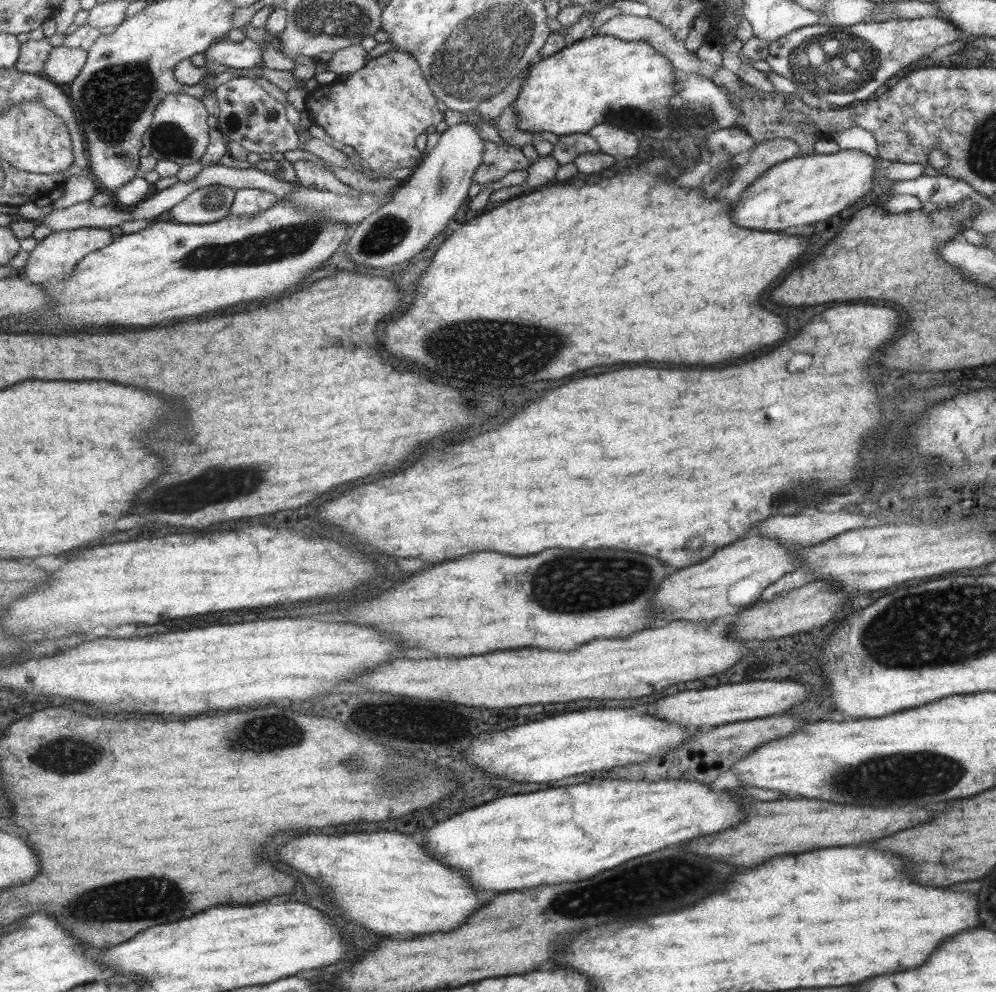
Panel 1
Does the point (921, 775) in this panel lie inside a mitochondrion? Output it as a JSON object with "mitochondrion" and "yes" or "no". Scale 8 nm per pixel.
{"mitochondrion":"yes"}

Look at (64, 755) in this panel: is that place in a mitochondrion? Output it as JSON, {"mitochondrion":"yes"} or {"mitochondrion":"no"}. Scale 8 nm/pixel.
{"mitochondrion":"yes"}

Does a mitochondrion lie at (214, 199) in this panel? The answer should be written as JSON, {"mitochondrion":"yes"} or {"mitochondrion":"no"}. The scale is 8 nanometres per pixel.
{"mitochondrion":"yes"}

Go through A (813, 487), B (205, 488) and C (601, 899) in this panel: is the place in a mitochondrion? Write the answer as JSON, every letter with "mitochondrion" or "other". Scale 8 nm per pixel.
{"A":"mitochondrion","B":"mitochondrion","C":"mitochondrion"}

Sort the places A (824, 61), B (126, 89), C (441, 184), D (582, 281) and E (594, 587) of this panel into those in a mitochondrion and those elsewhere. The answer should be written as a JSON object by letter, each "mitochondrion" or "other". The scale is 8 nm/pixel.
{"A":"mitochondrion","B":"mitochondrion","C":"mitochondrion","D":"other","E":"mitochondrion"}

